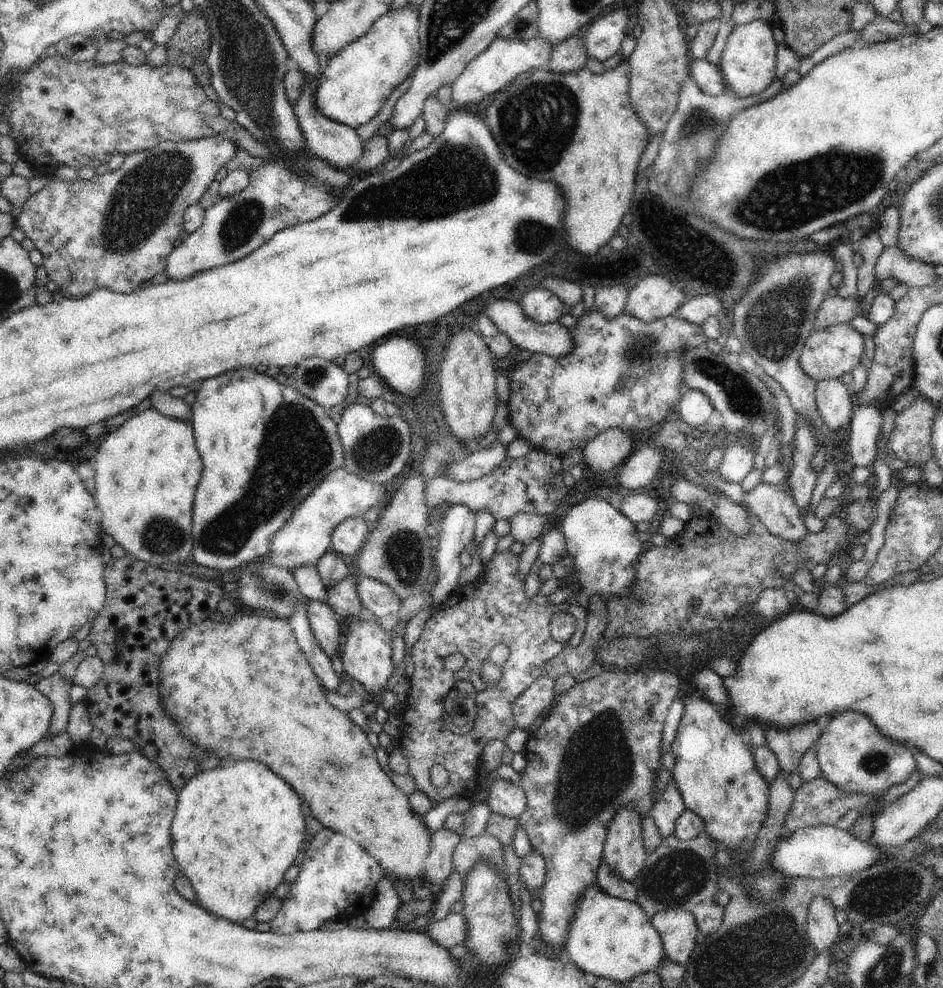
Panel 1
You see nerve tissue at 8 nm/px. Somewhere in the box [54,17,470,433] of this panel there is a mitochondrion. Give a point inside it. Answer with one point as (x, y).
(142, 202)

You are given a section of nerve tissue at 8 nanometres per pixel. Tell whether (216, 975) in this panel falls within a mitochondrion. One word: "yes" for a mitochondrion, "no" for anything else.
no

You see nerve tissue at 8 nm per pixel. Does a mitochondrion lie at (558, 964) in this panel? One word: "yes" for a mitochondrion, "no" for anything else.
no

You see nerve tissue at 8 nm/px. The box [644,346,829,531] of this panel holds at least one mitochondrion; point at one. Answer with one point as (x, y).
(742, 394)

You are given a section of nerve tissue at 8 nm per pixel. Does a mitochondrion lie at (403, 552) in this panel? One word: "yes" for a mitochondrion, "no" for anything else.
yes

